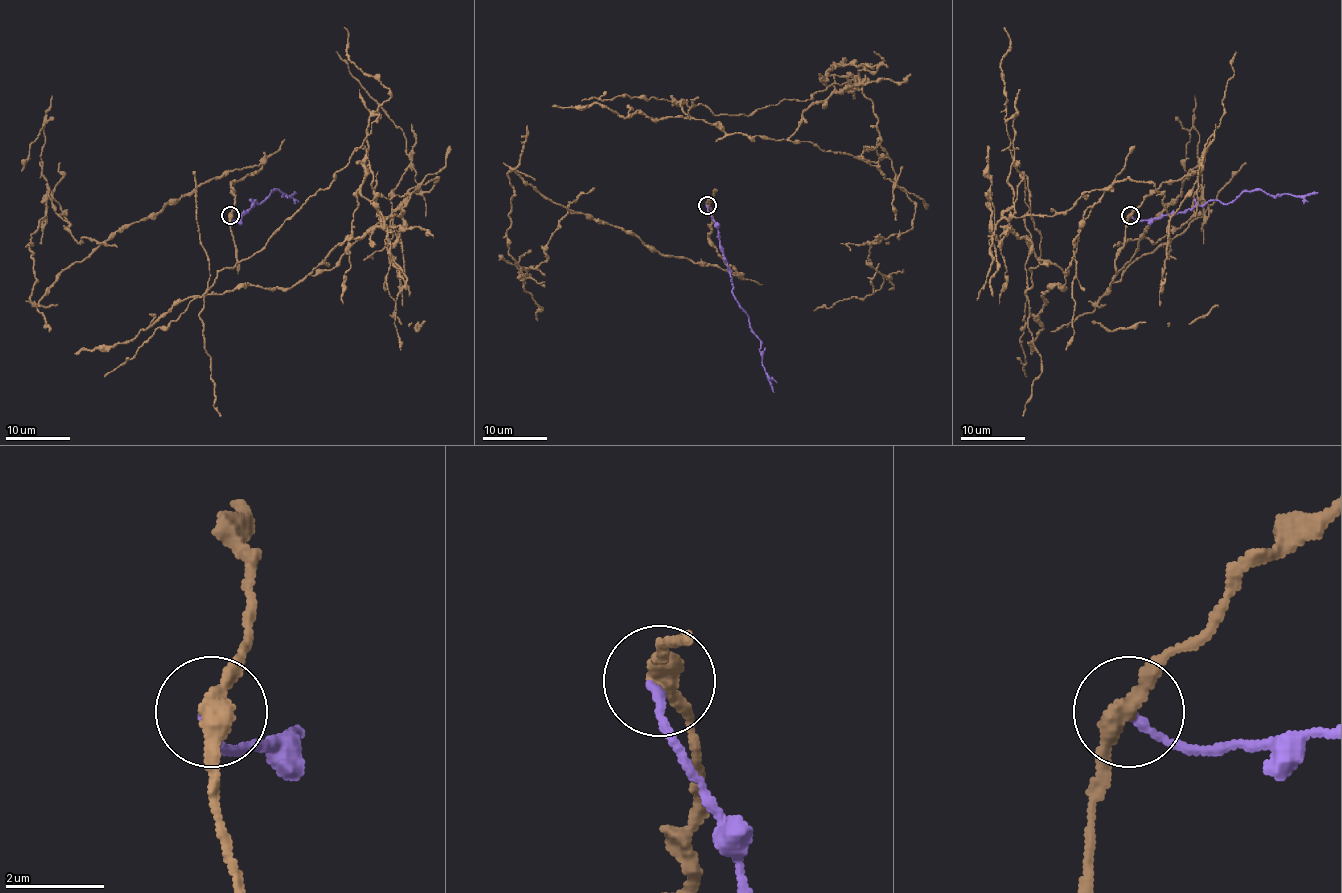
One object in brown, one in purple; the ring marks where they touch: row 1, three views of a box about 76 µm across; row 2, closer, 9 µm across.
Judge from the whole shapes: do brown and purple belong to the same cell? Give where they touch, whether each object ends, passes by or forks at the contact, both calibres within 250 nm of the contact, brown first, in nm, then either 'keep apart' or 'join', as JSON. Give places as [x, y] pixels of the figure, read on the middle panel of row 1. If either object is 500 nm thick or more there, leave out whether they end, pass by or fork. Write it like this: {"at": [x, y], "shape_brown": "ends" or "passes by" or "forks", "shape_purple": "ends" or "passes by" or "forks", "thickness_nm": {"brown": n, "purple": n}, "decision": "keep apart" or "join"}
{"at": [707, 205], "shape_brown": "passes by", "shape_purple": "ends", "thickness_nm": {"brown": 400, "purple": 170}, "decision": "keep apart"}

